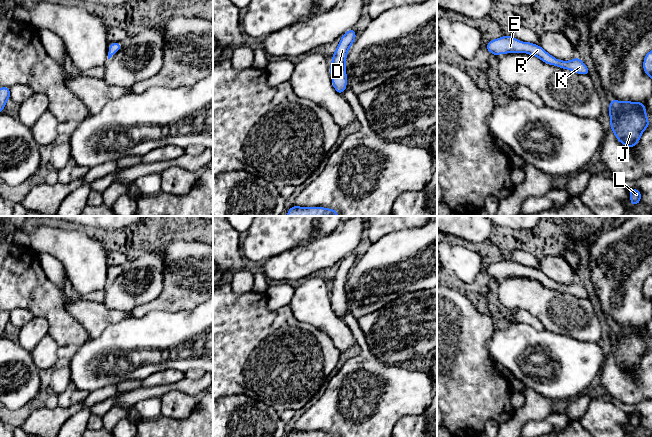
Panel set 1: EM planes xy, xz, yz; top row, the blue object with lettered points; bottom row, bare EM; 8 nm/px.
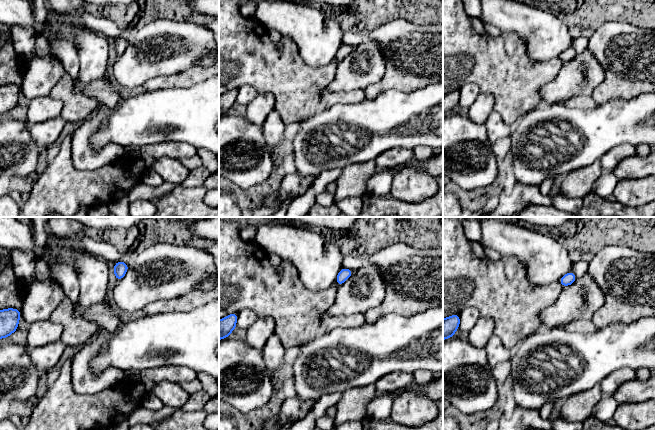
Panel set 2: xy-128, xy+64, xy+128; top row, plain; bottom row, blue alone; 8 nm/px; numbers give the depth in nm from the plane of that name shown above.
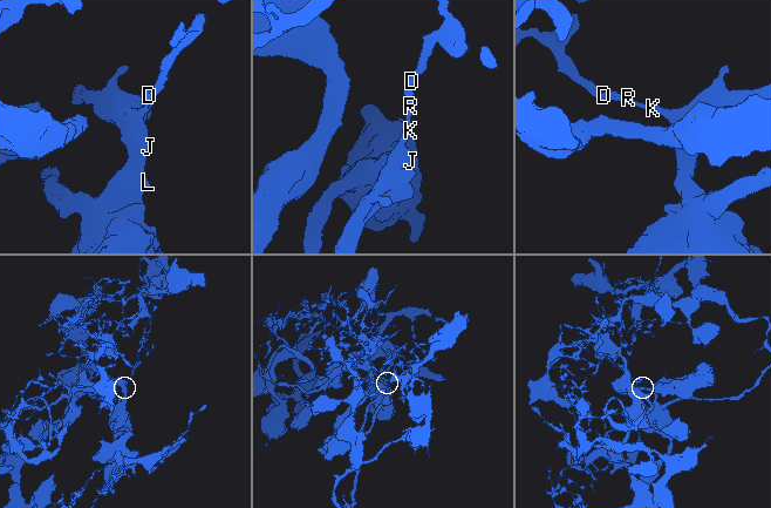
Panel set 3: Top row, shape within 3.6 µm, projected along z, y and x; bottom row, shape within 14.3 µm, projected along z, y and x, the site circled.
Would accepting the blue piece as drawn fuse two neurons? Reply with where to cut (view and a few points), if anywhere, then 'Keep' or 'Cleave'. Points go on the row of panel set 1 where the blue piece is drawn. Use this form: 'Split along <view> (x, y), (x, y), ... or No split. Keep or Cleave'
No split. Keep

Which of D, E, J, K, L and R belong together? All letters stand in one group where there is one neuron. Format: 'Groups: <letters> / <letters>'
Groups: D E J K L R

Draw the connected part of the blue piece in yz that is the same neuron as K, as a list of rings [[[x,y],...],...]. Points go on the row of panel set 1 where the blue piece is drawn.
[[[503,36],[486,44],[486,49],[493,55],[504,53],[527,53],[540,58],[543,62],[557,67],[568,69],[578,74],[590,75],[588,67],[579,57],[571,61],[557,60],[548,54],[542,47],[530,42],[521,42],[512,36]]]

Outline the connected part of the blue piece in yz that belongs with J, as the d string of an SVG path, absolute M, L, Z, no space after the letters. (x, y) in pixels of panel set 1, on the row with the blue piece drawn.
M610 99L609 114L611 130L617 140L632 148L638 142L643 131L650 126L645 102L616 101Z

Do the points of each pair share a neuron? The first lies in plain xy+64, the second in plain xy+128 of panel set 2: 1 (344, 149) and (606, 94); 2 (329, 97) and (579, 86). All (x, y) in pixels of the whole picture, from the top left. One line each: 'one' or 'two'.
1: two
2: two

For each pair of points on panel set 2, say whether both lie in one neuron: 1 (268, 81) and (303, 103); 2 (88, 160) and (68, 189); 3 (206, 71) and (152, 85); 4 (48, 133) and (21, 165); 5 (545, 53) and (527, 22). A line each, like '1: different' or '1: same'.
1: same
2: different
3: same
4: different
5: same

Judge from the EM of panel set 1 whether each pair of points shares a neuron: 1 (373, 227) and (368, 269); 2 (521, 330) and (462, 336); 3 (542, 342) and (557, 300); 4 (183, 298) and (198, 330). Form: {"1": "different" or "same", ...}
{"1": "different", "2": "different", "3": "different", "4": "different"}

